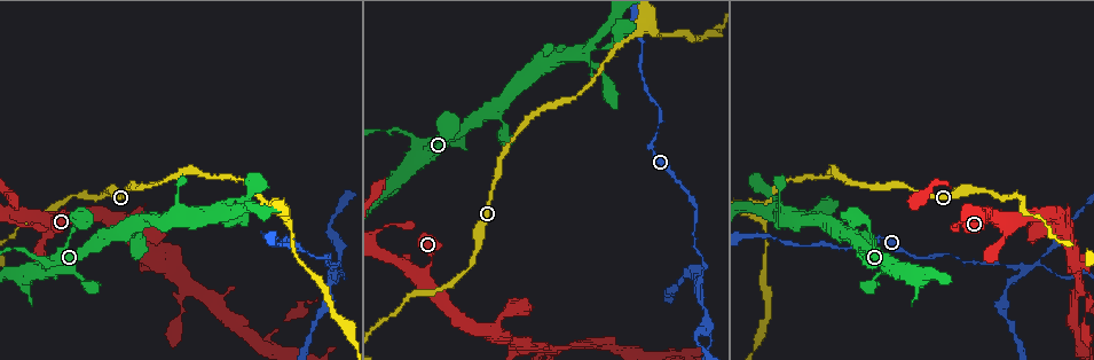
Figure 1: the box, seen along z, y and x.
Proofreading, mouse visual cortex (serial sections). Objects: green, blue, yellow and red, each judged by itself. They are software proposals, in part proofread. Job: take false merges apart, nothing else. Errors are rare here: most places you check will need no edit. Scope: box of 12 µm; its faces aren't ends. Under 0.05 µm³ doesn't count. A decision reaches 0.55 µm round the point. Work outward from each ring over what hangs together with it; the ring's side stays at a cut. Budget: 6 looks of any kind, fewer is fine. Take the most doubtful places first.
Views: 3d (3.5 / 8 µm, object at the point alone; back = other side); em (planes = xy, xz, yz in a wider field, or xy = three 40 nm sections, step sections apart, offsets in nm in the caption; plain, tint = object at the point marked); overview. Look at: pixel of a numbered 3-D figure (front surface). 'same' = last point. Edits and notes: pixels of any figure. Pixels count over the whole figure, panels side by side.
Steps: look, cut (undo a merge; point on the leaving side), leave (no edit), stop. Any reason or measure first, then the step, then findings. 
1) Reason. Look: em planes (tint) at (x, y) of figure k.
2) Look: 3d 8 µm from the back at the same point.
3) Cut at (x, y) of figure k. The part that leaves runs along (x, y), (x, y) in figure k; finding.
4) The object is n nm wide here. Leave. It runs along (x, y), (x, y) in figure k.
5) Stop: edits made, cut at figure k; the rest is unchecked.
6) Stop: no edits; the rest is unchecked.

Sharp bend. Look: 3d 3.5 µm at (332, 269) of figure 1.

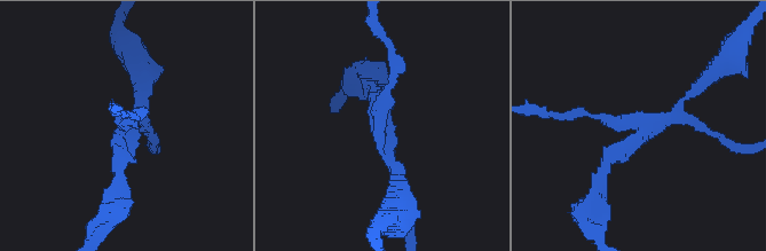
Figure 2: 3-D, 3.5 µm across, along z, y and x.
3 arms meet here; the arms are 150, 150, 200 nm wide; need the tissue. Look: em xy step 2 (tint) at (125, 122) of figure 2.

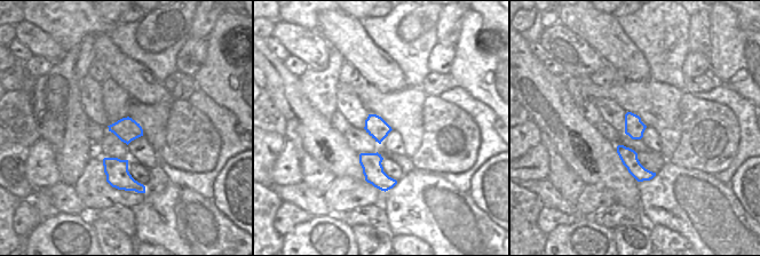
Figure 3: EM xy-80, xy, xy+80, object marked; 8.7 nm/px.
The object is 180 nm wide here. Leave. It runs along (569, 116), (669, 119), (695, 91) in figure 2; continuous, no second cell.

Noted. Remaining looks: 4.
Thick turns thin. Look: 3d 8 µm at (659, 35) of figure 1.

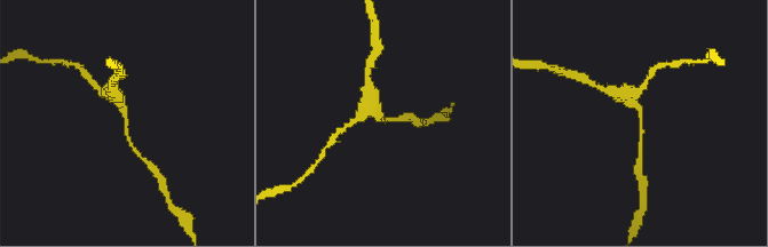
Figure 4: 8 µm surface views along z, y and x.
The arms are 150, 400 nm wide; now the EM. Look: em xy step 1 (tint) at (642, 115) of figure 4.

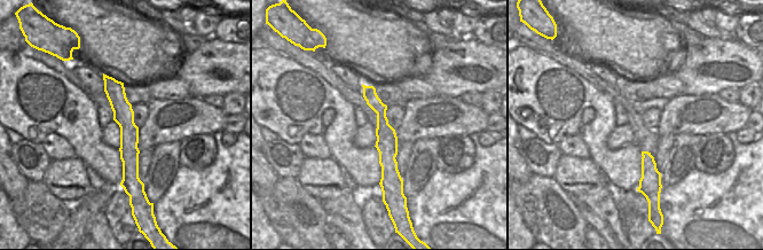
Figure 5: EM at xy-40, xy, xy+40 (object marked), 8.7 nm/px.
Leave. It runs along (104, 93), (120, 104), (132, 146) in figure 4; one cell here.

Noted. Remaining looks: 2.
Thin neck. Look: 3d 3.5 µm at (223, 215) of figure 1.

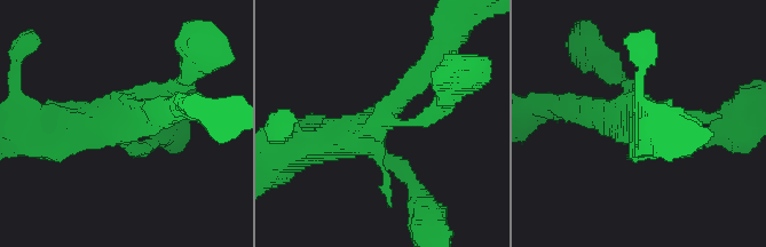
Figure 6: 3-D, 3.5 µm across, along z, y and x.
Look: em xy step 1 (tint) at (122, 121) of figure 6.

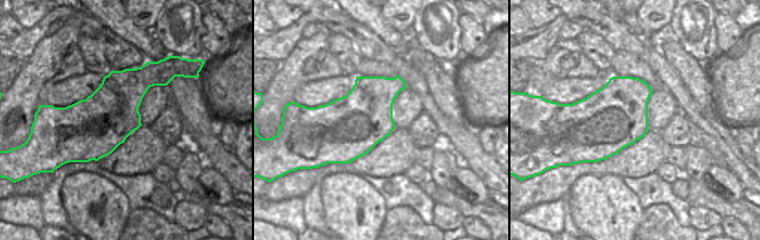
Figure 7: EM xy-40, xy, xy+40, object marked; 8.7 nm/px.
Leave. It runs along (289, 149), (355, 136), (411, 84) in figure 6; all the same cell.

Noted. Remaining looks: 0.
Stop: no edits; the rest is unchecked.

